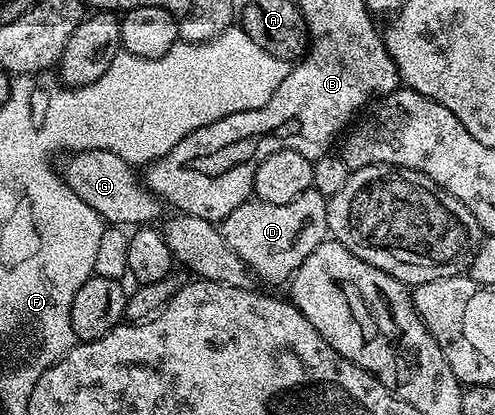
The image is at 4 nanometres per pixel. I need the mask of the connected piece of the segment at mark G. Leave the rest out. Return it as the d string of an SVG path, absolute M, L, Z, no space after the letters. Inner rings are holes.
M82 150L71 153L65 160L68 161L62 167L62 175L66 186L70 186L70 190L74 190L74 194L109 225L148 226L156 222L152 220L161 219L161 201L143 184L135 172L137 169L118 158L118 154L110 154L110 150Z

